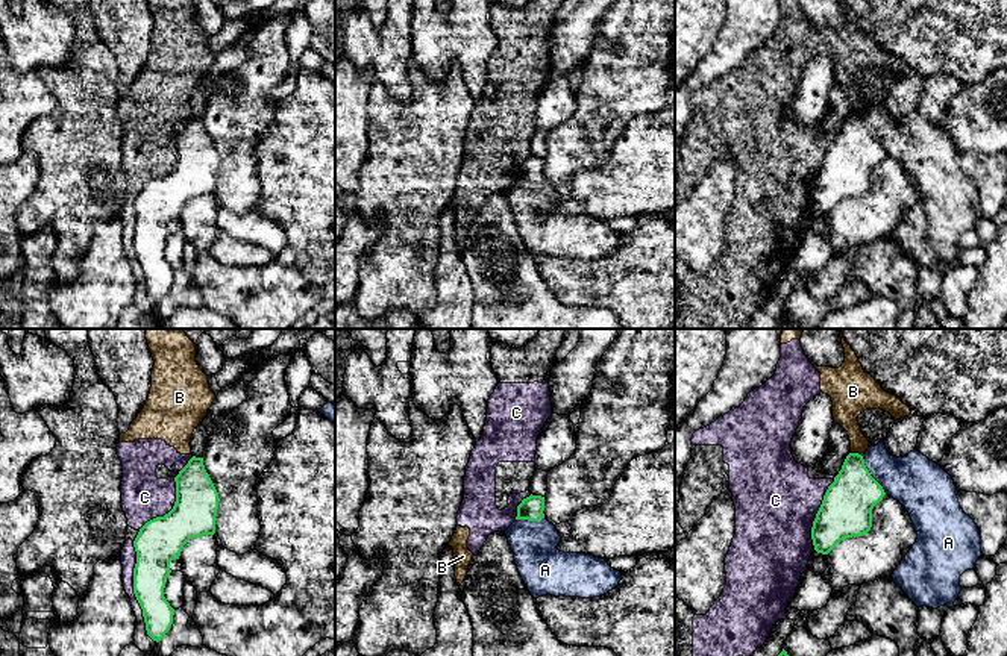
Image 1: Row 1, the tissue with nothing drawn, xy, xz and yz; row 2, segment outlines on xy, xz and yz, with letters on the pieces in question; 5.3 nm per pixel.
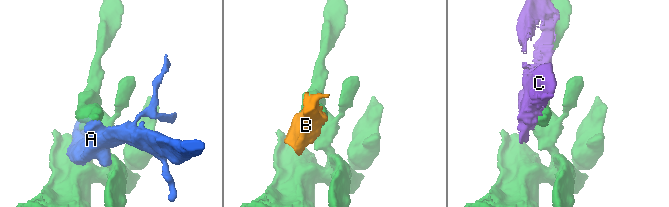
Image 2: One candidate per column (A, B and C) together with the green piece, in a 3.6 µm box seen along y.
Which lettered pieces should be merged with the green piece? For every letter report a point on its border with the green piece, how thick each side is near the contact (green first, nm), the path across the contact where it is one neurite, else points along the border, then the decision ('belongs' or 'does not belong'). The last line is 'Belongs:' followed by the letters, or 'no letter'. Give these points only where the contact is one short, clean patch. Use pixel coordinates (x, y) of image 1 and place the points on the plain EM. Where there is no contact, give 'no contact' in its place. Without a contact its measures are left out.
A: yz (871, 137) | 280/280 nm | along yz (862, 117), (869, 135), (886, 155) | does not belong
B: yz (857, 114) | 260/150 nm | along yz (851, 112), (857, 112), (862, 117) | does not belong
C: yz (818, 173) | 280/440 nm | does not belong
Belongs: no letter

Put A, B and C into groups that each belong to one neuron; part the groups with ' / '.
A / B C

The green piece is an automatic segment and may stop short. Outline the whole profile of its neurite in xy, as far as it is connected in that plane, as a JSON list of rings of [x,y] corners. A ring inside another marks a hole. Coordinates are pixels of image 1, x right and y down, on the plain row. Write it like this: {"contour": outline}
{"contour": [[[193,117],[174,142],[173,170],[147,182],[133,201],[133,255],[143,270],[147,295],[156,303],[173,285],[174,270],[164,258],[165,242],[171,233],[170,223],[179,220],[190,200],[215,194],[220,162],[203,118]]]}

